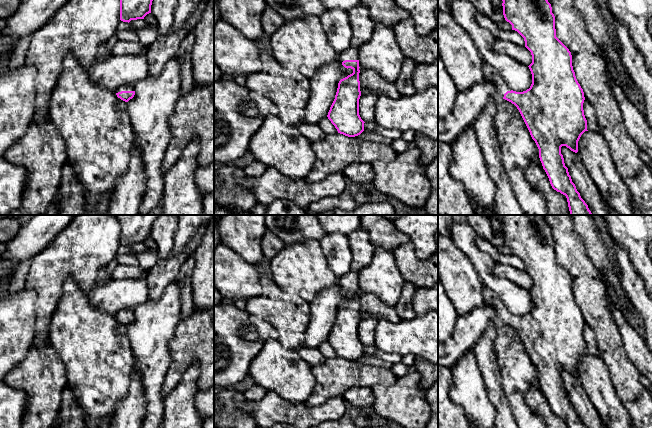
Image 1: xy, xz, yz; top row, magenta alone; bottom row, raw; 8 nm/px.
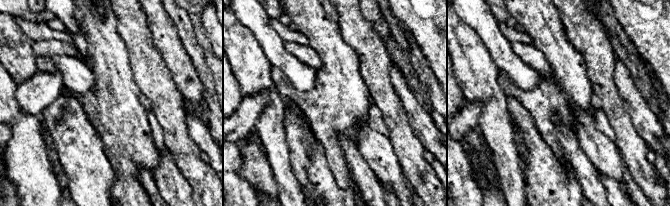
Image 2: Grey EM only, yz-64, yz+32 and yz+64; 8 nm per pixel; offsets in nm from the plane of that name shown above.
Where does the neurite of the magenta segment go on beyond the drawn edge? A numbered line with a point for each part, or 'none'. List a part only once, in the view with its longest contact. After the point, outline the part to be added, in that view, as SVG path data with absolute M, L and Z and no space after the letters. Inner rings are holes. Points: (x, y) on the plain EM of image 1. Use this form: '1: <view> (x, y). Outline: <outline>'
1: xy (126, 311). Outline: M124 309L120 310L115 317L121 316L121 315L135 315L134 310Z

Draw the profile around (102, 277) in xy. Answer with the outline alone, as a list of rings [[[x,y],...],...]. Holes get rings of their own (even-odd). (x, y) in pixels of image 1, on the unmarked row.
[[[101,267],[96,272],[96,283],[93,287],[93,290],[100,289],[100,288],[104,287],[111,280],[112,280],[112,278],[108,274],[107,267]]]

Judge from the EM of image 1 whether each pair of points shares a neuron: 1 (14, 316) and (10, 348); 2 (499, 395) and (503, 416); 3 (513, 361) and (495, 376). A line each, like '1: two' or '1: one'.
1: one
2: one
3: two

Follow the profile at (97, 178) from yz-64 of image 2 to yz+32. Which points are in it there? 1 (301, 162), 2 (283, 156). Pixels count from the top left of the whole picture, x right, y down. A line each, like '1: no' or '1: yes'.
1: yes
2: no

